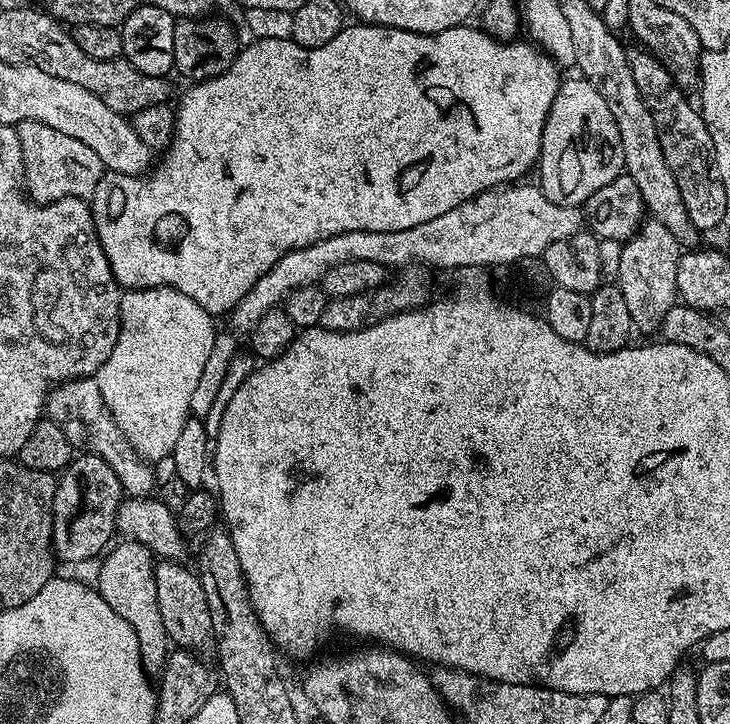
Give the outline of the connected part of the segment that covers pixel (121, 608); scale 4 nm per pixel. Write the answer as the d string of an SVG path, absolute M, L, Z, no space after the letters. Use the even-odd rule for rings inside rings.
M126 538L119 542L115 543L101 559L103 562L98 572L96 589L115 613L121 614L126 622L130 622L131 628L138 635L143 668L148 675L156 676L164 669L164 663L170 652L170 641L165 634L162 614L158 609L154 554L137 540Z

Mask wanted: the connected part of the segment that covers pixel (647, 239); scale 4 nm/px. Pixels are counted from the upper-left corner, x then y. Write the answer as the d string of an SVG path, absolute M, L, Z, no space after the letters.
M651 218L645 219L640 229L621 243L621 257L614 280L622 290L622 298L626 298L632 326L637 333L655 333L666 316L666 310L678 303L676 271L681 251L682 245L674 238L674 234L670 234L662 222Z

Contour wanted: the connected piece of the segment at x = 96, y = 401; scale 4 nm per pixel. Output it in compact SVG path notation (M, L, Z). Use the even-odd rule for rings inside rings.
M77 377L56 385L48 394L44 412L47 419L62 430L73 449L87 455L100 456L114 470L125 495L146 498L153 493L151 491L156 488L153 467L114 422L101 391L98 390L95 377Z

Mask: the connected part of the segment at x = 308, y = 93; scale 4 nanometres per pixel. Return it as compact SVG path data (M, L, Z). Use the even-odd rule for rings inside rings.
M352 22L334 34L326 46L317 48L303 48L292 39L253 39L252 44L245 48L243 45L237 51L235 60L222 75L188 86L192 88L186 89L180 96L180 105L175 105L172 139L160 156L160 165L158 160L151 171L138 176L105 171L90 197L96 233L121 289L173 288L186 294L186 298L194 298L194 302L213 318L220 318L223 312L224 315L231 313L237 302L250 292L254 282L295 248L334 238L334 234L410 230L410 226L422 226L422 222L430 222L430 218L438 218L438 214L462 206L462 202L474 199L481 192L523 181L527 177L524 175L537 167L542 130L560 89L561 69L535 43L512 44L516 42L505 42L479 27L468 27L442 30L431 36L385 24Z

